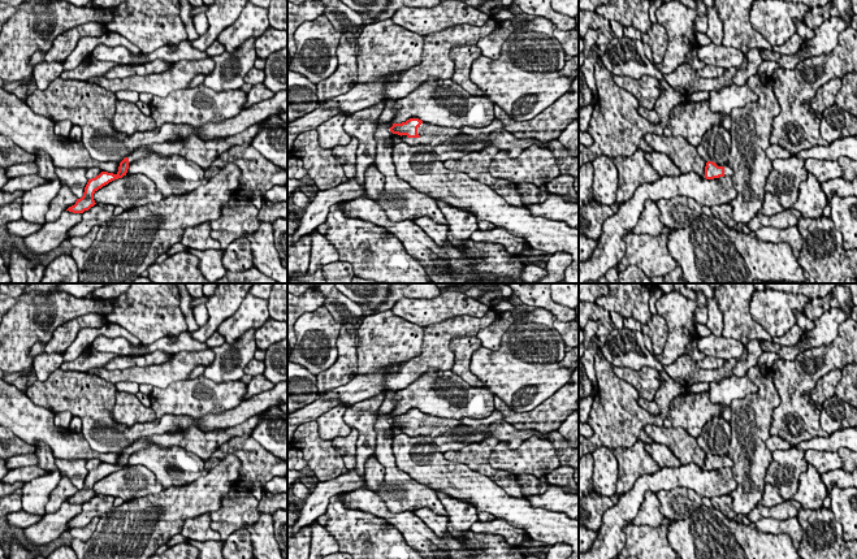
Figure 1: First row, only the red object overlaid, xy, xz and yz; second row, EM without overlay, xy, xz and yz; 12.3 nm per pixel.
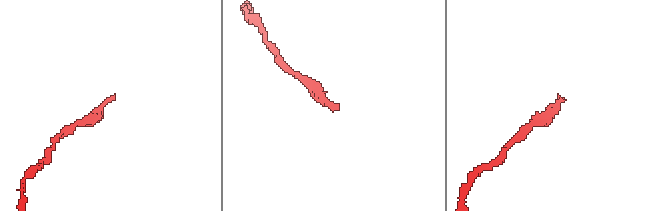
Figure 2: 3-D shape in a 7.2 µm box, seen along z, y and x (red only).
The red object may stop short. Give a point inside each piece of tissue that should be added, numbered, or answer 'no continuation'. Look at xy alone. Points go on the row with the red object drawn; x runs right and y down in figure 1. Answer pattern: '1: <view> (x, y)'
1: xy (203, 152)

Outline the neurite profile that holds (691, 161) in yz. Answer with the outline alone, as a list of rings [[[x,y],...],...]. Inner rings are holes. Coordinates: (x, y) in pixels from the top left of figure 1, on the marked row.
[[[649,133],[644,139],[653,151],[667,155],[681,174],[694,172],[705,178],[706,161],[700,156],[697,147],[689,144],[683,136],[666,138]]]

